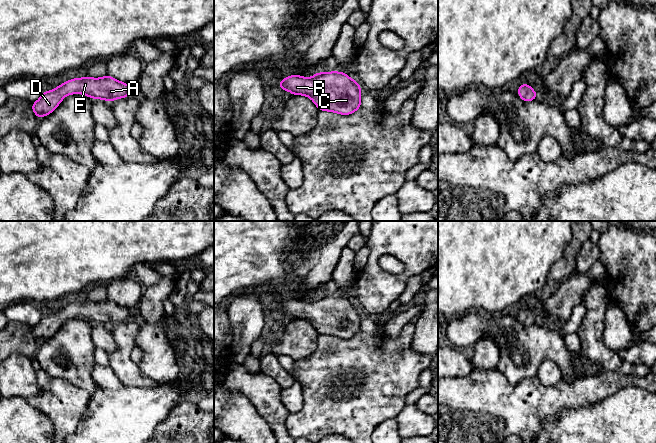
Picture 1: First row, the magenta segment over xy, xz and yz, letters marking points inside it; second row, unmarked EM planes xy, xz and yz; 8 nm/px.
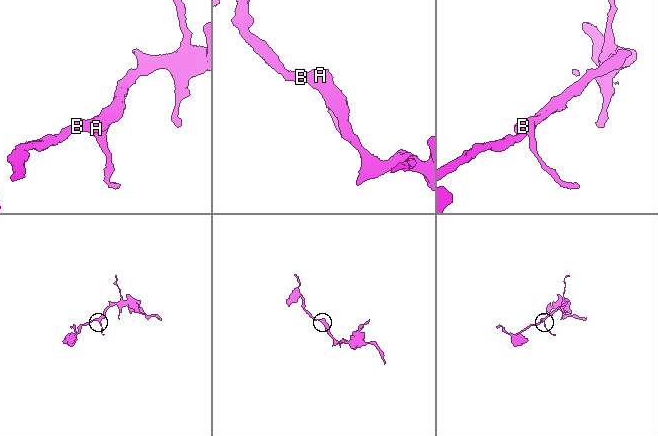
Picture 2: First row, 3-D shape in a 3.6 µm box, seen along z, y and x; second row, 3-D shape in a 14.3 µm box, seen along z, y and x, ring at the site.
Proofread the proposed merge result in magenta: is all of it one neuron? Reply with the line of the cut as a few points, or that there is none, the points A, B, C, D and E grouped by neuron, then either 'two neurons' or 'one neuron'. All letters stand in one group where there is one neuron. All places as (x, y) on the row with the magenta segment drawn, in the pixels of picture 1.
no cut | A B C D E | one neuron

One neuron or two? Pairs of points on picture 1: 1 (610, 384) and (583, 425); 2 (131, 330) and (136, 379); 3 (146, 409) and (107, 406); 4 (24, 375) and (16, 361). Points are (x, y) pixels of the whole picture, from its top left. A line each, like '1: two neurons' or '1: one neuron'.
1: two neurons
2: one neuron
3: one neuron
4: one neuron

